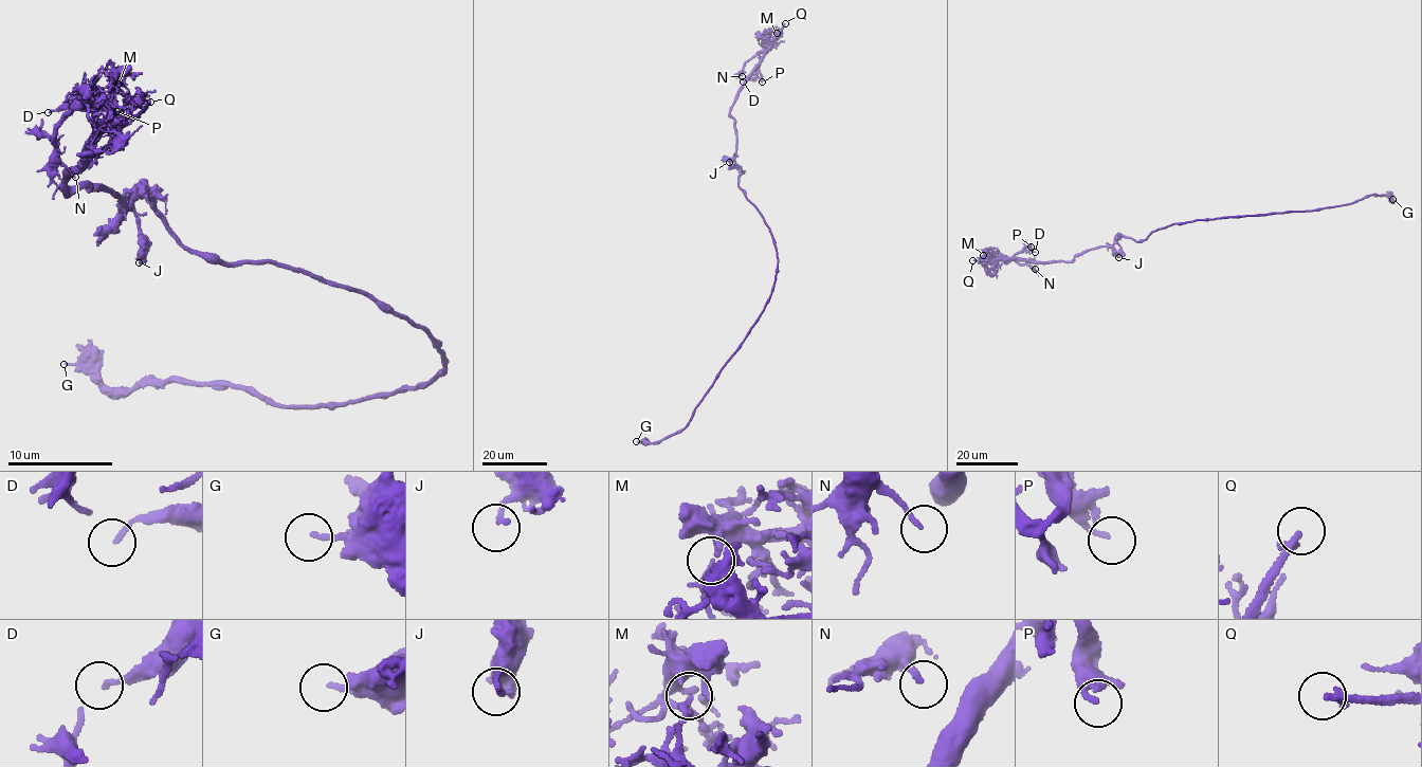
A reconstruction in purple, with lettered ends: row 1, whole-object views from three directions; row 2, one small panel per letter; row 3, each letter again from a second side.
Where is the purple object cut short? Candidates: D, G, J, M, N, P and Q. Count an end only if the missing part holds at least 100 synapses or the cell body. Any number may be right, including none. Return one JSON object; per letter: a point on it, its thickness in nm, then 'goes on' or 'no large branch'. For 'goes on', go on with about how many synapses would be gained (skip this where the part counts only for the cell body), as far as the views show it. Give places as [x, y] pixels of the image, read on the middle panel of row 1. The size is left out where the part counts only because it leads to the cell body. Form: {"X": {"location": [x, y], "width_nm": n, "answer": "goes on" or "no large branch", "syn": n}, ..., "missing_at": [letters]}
{"D": {"location": [743, 81], "width_nm": 110, "answer": "no large branch"}, "G": {"location": [636, 441], "width_nm": 150, "answer": "no large branch"}, "J": {"location": [729, 162], "width_nm": 120, "answer": "no large branch"}, "M": {"location": [777, 33], "width_nm": 150, "answer": "no large branch"}, "N": {"location": [742, 76], "width_nm": 130, "answer": "no large branch"}, "P": {"location": [762, 81], "width_nm": 150, "answer": "no large branch"}, "Q": {"location": [785, 23], "width_nm": 240, "answer": "goes on"}, "missing_at": ["Q"]}

